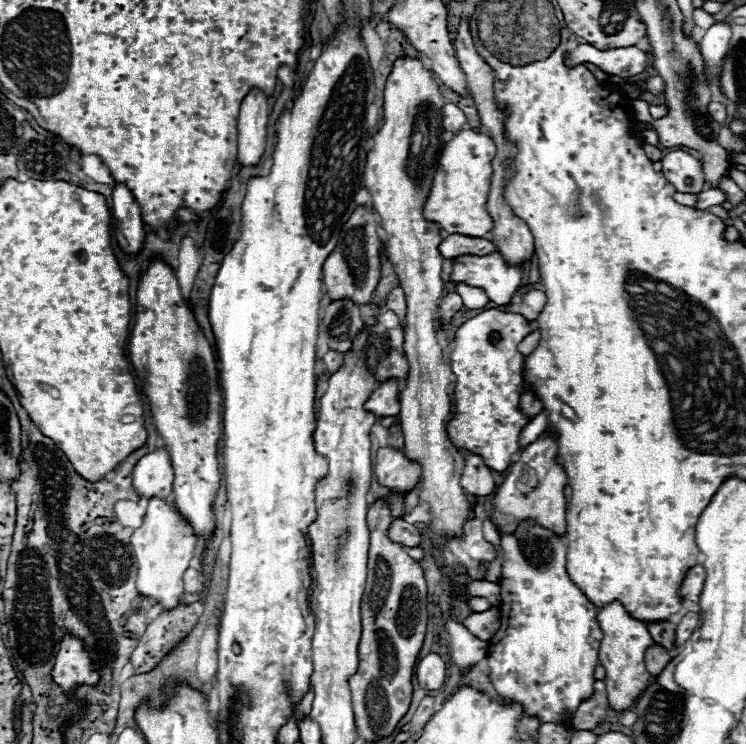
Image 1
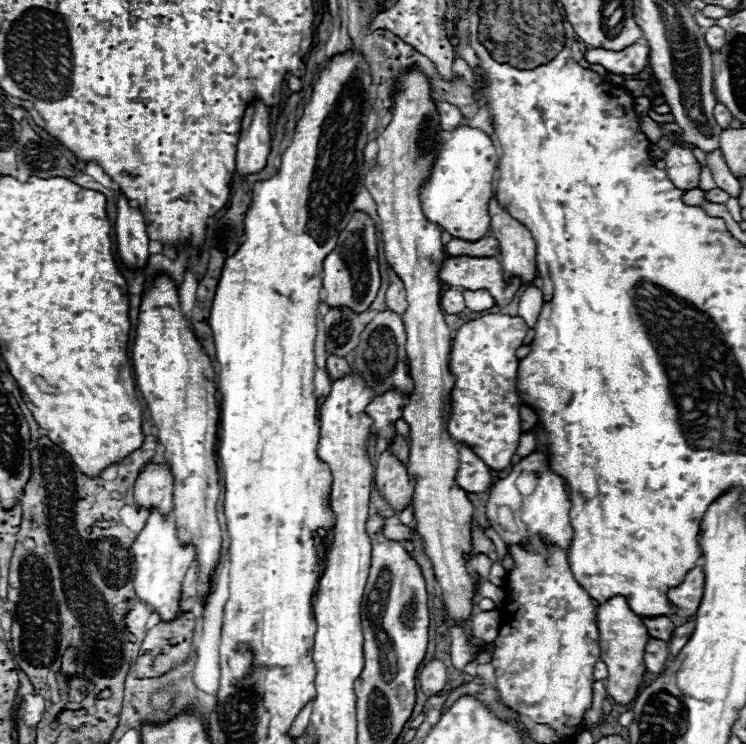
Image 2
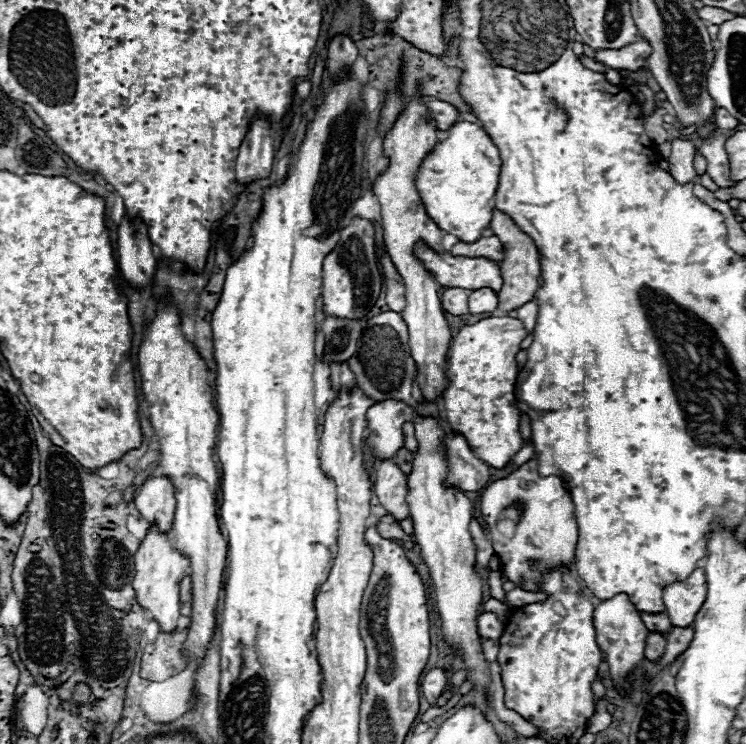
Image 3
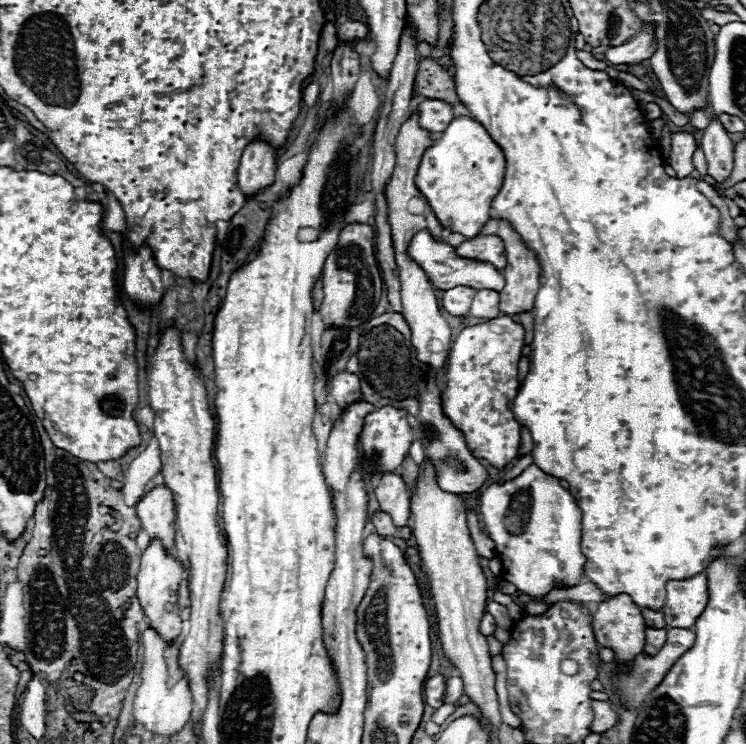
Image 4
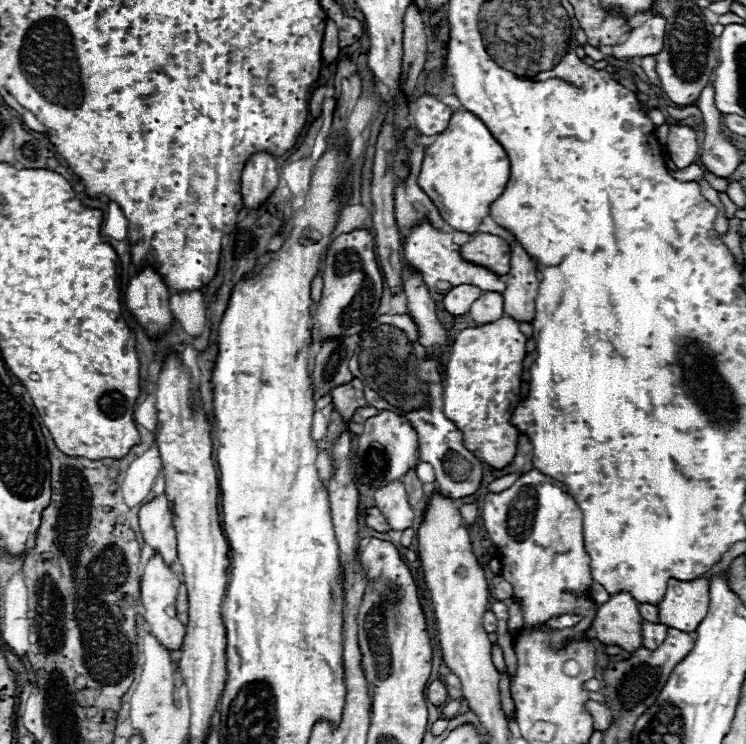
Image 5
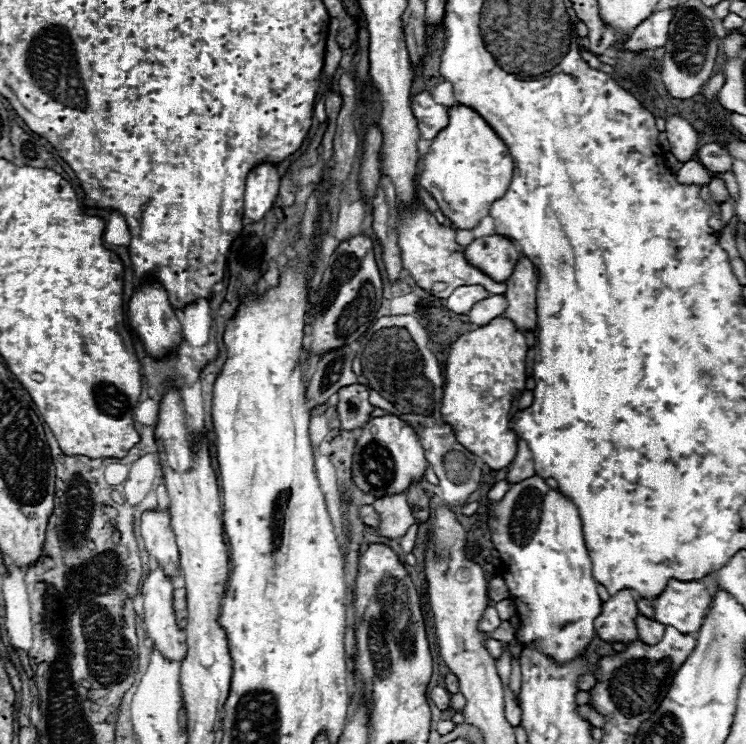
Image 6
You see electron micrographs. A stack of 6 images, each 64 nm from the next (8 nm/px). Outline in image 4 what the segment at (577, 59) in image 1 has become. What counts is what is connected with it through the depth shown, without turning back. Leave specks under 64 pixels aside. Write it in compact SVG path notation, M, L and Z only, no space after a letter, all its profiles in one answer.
M642 26L636 36L632 36L628 42L608 48L604 52L606 60L612 64L640 64L648 60L656 52L656 38L654 38L654 26Z

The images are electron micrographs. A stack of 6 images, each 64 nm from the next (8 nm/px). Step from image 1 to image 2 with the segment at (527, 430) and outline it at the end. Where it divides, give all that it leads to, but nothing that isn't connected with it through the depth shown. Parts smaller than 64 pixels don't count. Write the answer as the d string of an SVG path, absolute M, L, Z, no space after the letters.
M530 430L530 432L526 432L526 434L520 436L520 446L516 450L516 456L524 458L524 456L532 454L534 450L536 450L536 438L534 438L534 430Z

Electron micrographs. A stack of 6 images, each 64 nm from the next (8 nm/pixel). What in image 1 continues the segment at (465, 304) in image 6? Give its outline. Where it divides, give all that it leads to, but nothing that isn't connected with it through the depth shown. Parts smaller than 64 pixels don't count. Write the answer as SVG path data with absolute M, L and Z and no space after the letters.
M448 292L448 294L440 300L440 314L442 314L442 322L444 322L444 324L448 324L448 320L450 320L458 310L462 310L462 308L464 308L464 304L462 304L460 294L456 294L456 292Z

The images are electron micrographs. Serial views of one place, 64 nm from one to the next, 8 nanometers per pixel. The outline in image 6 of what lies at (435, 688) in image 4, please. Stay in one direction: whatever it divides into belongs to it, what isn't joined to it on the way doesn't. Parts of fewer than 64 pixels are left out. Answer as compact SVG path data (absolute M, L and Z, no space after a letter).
M436 686L430 692L430 700L440 708L440 710L450 710L450 692L442 686Z

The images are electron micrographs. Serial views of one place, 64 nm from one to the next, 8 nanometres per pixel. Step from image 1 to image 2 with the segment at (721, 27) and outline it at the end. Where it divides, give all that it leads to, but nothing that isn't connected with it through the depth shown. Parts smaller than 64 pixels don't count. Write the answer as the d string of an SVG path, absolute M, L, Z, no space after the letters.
M710 26L706 30L706 42L712 50L720 50L724 46L724 30L720 26Z

